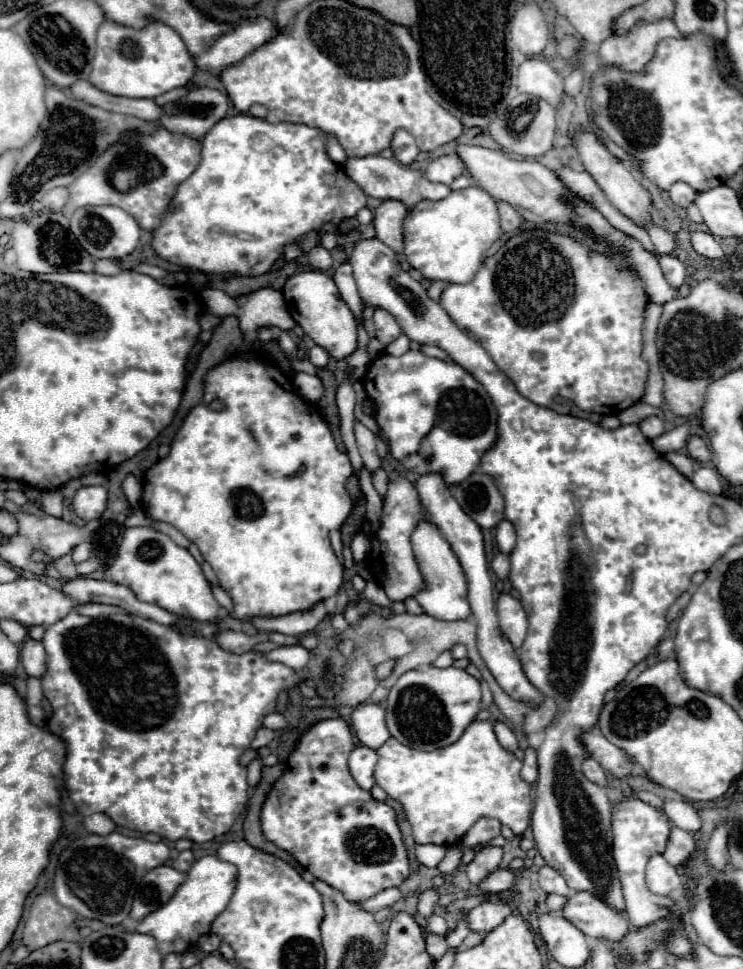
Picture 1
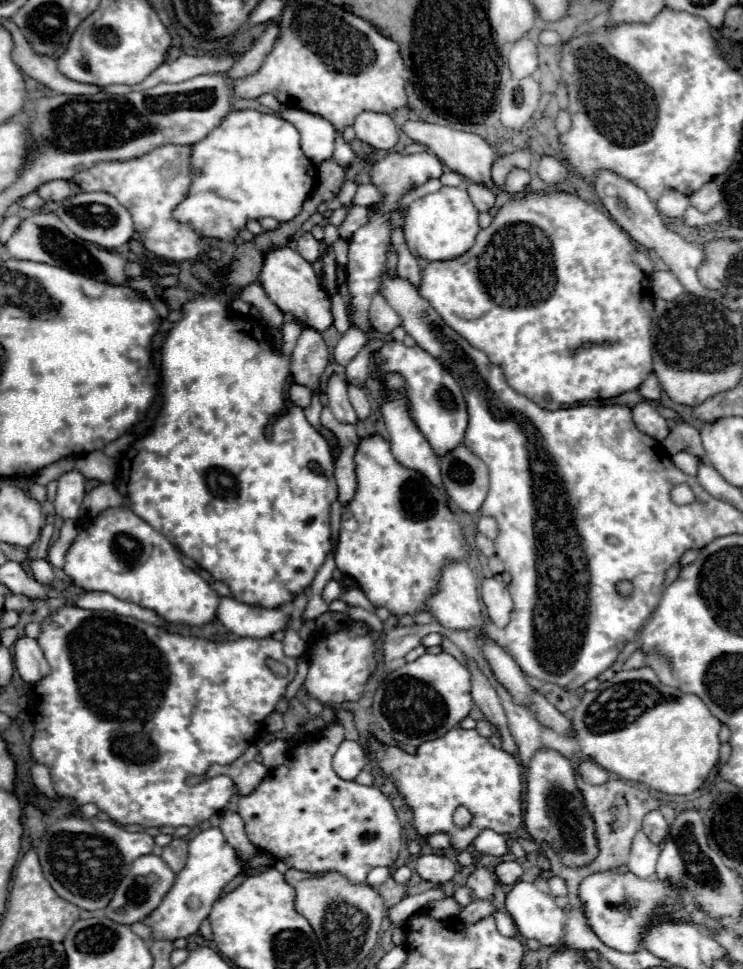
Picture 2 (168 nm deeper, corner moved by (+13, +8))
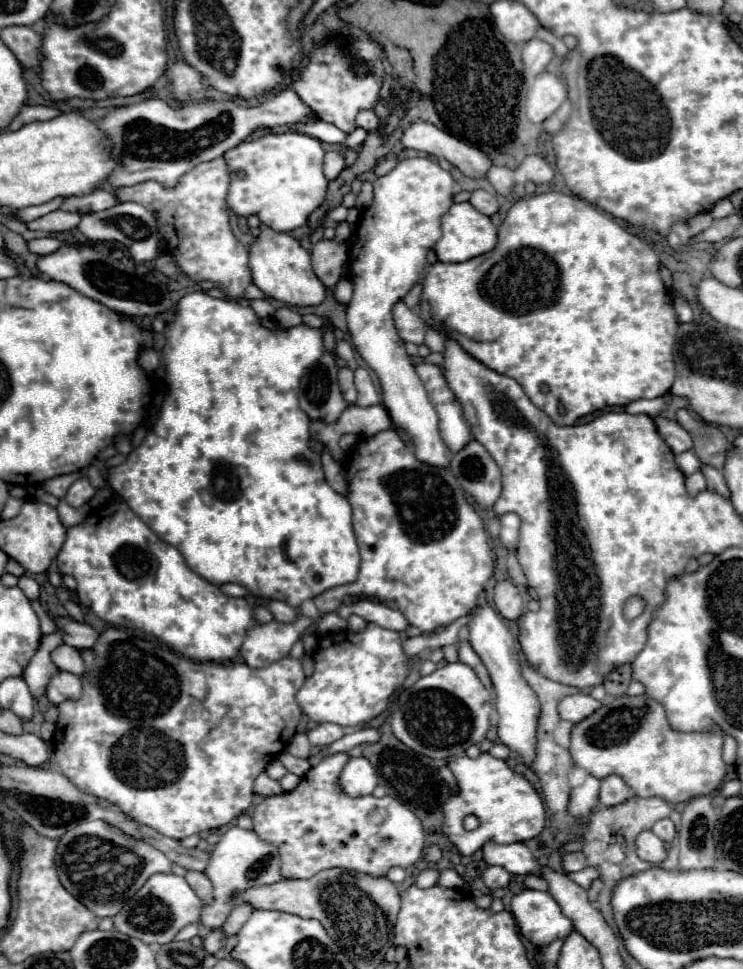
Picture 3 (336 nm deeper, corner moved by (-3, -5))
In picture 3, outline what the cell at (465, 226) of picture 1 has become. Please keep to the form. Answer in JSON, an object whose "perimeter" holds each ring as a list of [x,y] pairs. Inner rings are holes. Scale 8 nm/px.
{"perimeter":[[[454,203],[448,213],[442,217],[442,237],[434,245],[434,251],[438,255],[438,261],[442,263],[462,263],[472,257],[478,257],[482,253],[488,253],[496,247],[496,227],[492,221],[482,215],[472,203]]]}

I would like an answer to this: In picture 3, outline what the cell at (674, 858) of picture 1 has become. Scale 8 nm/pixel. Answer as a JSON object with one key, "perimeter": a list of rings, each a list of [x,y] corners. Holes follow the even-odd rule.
{"perimeter":[[[660,819],[660,821],[656,821],[656,823],[654,823],[652,833],[656,833],[662,841],[672,843],[672,841],[674,841],[674,837],[676,837],[676,827],[674,827],[674,823],[672,823],[670,819]]]}

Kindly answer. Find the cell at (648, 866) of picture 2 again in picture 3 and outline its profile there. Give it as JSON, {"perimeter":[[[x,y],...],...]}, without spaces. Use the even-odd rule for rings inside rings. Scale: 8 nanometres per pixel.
{"perimeter":[[[644,831],[636,839],[636,853],[640,859],[652,863],[652,865],[662,865],[666,861],[666,847],[660,837],[656,837],[652,831]]]}

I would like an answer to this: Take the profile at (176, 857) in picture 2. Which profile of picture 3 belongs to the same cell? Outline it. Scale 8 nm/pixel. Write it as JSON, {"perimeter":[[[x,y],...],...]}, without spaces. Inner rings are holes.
{"perimeter":[[[186,871],[186,881],[188,881],[188,885],[194,889],[194,893],[204,903],[210,903],[212,901],[212,885],[206,879],[204,873],[200,873],[200,871]]]}

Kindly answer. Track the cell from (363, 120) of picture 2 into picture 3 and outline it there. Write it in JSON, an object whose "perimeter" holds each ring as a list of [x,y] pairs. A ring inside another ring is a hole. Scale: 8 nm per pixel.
{"perimeter":[[[362,111],[362,113],[358,113],[356,123],[358,123],[358,127],[362,127],[362,129],[366,129],[370,133],[378,131],[378,127],[380,127],[380,121],[378,121],[378,117],[376,117],[374,111]]]}

